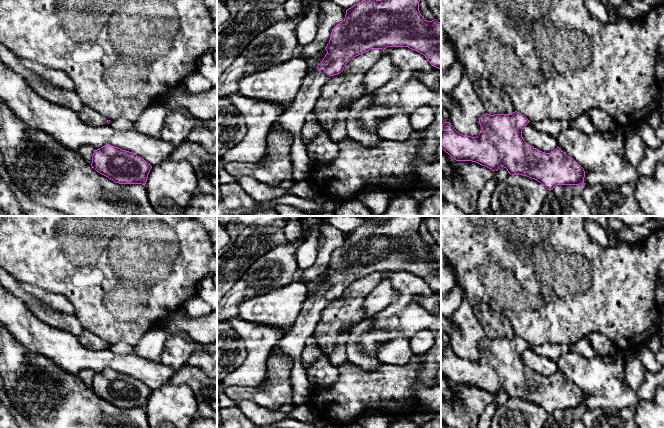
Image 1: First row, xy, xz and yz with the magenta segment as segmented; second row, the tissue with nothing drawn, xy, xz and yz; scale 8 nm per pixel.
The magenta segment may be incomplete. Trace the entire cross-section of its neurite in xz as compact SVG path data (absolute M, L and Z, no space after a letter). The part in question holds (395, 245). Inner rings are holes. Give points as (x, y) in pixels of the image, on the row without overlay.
M391 216L382 224L366 222L347 233L344 244L333 252L325 272L327 278L317 292L303 302L293 326L278 340L280 349L294 361L291 385L293 403L297 406L308 404L312 391L302 362L306 340L313 335L328 302L340 298L351 283L371 273L408 271L424 279L432 290L441 293L441 247L436 243L432 245L424 243L419 235L419 226L422 222L423 216Z

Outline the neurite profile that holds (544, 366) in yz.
M530 348L523 352L522 361L527 368L545 377L550 377L558 371L555 360L540 356Z

